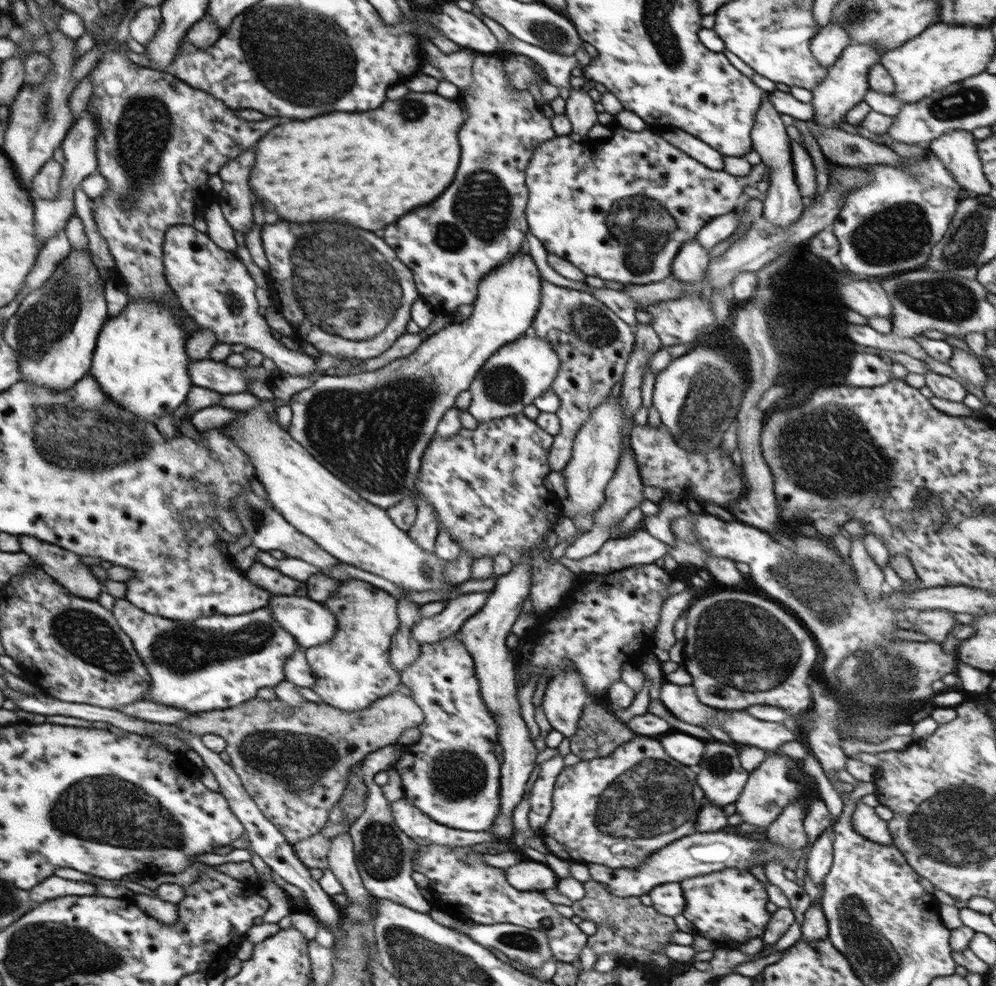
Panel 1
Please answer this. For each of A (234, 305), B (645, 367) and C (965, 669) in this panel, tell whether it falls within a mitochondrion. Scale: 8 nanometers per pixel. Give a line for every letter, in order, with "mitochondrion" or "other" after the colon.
A: other
B: other
C: other

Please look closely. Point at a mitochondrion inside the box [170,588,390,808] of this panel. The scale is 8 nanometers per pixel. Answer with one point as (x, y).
(299, 761)

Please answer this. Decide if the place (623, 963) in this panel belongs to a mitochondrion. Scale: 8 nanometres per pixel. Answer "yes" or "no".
no

